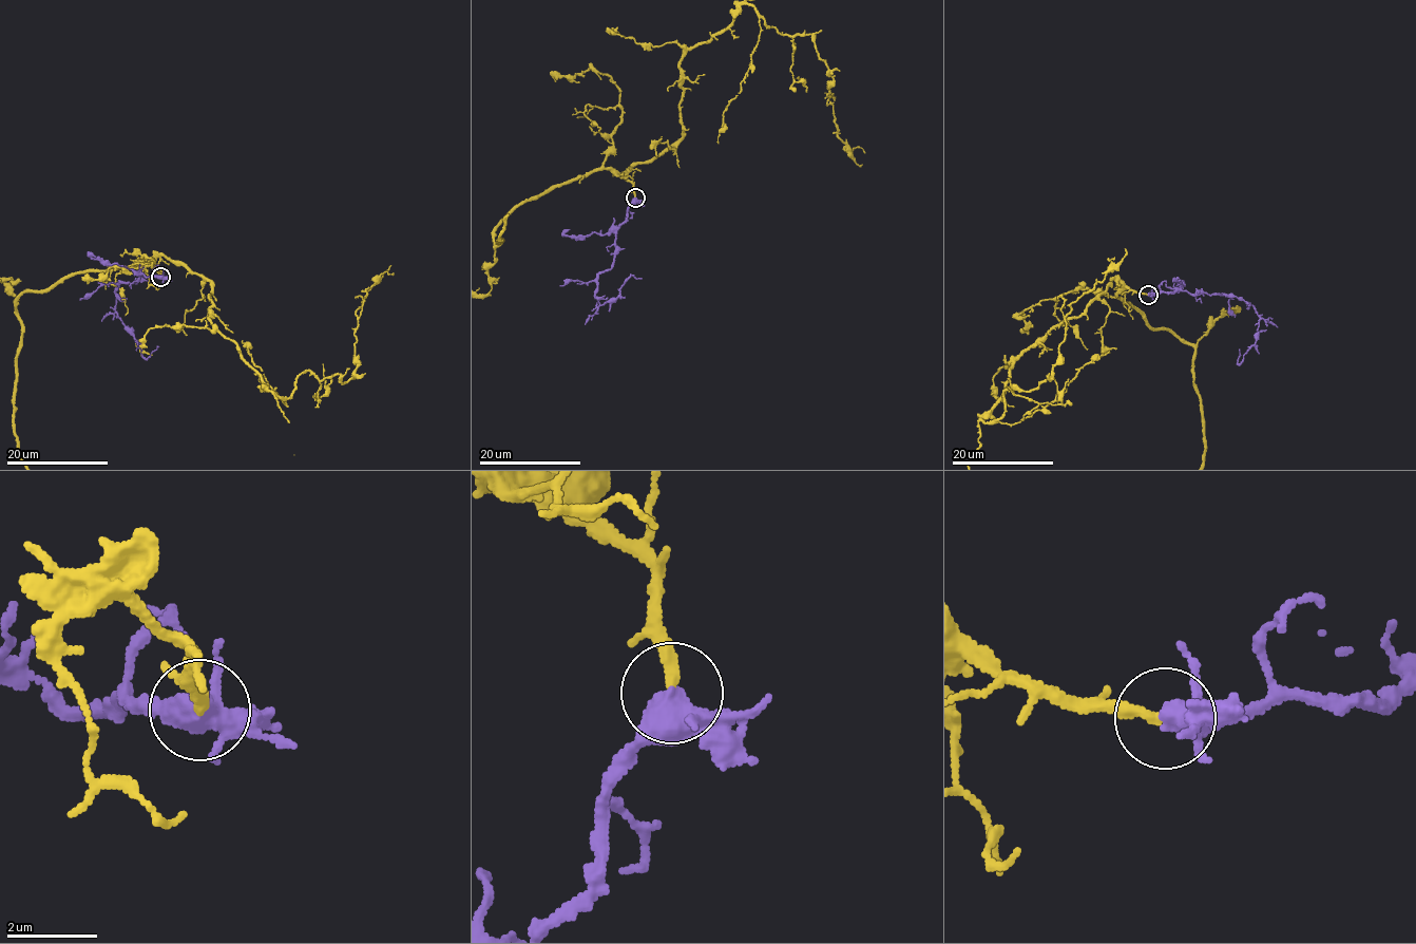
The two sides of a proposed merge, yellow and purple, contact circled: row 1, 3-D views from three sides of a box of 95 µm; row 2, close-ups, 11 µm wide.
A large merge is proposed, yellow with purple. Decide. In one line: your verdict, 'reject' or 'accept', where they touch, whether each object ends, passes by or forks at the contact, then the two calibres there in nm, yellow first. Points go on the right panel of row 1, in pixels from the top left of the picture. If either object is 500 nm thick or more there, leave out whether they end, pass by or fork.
accept; place (1148, 295); yellow ends; purple forks; calibres 260 and 400 nm

